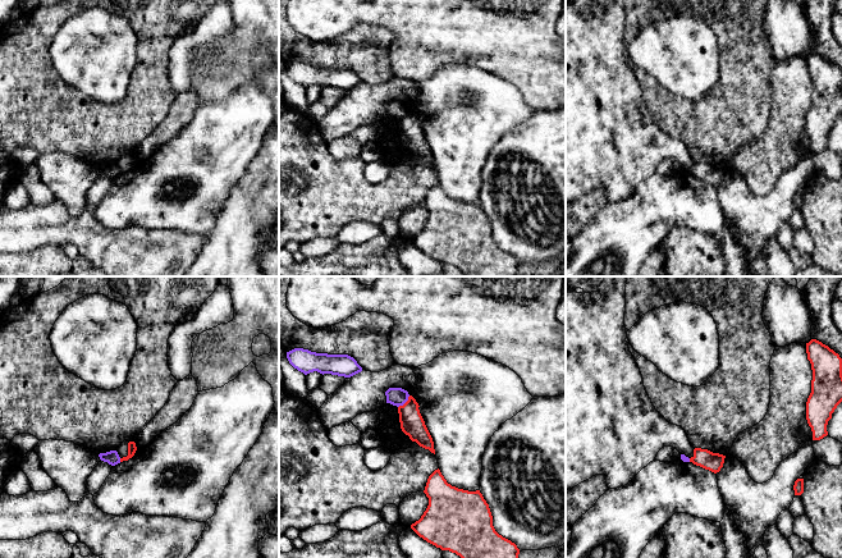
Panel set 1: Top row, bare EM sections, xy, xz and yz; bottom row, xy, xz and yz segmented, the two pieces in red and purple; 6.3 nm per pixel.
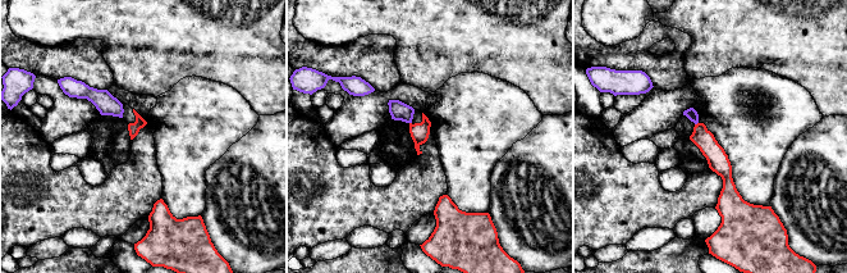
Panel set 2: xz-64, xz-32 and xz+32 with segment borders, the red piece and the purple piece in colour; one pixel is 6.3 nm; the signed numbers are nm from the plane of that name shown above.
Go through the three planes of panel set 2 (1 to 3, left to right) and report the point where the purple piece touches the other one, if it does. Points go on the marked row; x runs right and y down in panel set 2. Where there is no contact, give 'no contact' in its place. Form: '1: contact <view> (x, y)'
1: no contact
2: no contact
3: contact xz+32 (697, 123)

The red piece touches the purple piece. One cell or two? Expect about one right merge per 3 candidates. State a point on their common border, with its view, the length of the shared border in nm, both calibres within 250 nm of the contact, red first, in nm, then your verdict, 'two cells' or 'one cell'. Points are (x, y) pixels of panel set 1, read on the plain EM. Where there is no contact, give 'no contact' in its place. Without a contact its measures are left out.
contact xz (406, 115); length 110 nm; calibres 150 and 110 nm; two cells

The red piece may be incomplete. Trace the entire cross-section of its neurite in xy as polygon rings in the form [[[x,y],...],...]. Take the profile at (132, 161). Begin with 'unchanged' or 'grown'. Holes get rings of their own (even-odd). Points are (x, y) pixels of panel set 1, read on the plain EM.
grown; [[[124,154],[116,161],[116,165],[120,170],[120,175],[128,174],[129,171],[132,171],[134,169],[136,164],[137,164],[136,156],[134,155],[128,155],[128,154]]]

